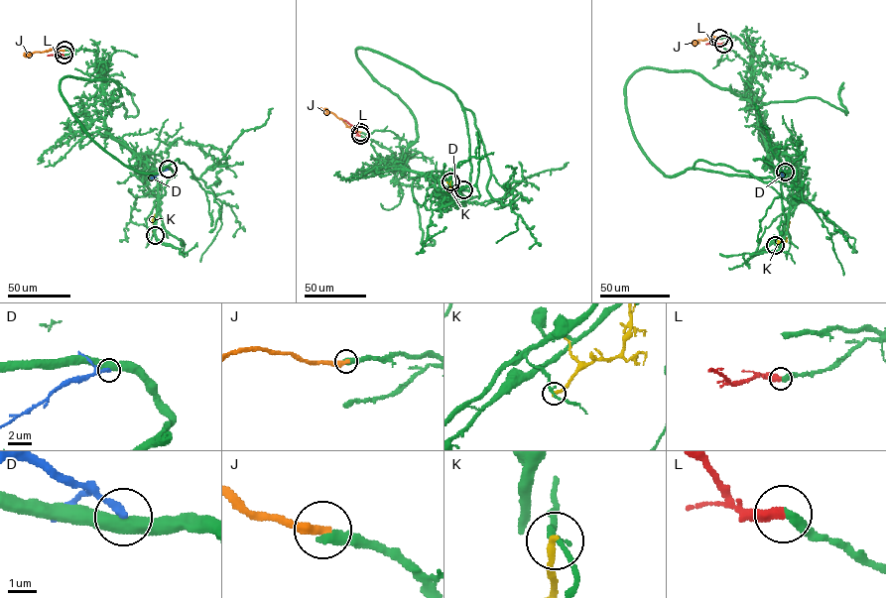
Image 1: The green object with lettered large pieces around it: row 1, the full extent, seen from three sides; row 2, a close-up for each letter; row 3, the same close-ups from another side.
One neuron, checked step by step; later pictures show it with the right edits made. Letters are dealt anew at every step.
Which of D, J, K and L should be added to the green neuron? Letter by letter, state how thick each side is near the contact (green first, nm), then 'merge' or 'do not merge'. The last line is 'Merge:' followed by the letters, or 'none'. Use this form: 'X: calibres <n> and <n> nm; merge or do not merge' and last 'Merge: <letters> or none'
D: calibres 500 and 240 nm; do not merge
J: calibres 400 and 360 nm; merge
K: calibres 170 and 220 nm; do not merge
L: calibres 400 and 420 nm; merge
Merge: J, L

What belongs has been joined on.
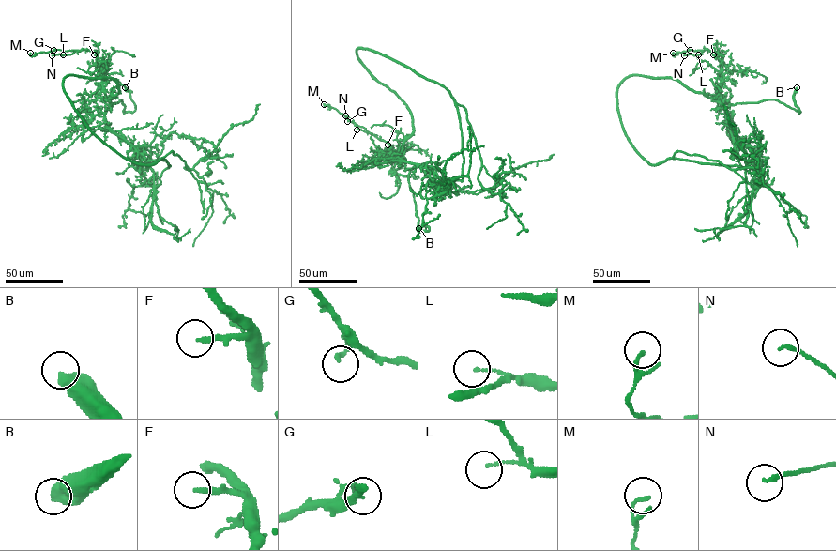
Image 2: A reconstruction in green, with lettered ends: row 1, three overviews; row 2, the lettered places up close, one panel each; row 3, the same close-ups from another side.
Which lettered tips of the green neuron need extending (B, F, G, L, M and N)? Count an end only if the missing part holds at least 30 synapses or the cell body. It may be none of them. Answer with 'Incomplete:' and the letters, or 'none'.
Incomplete: B, F

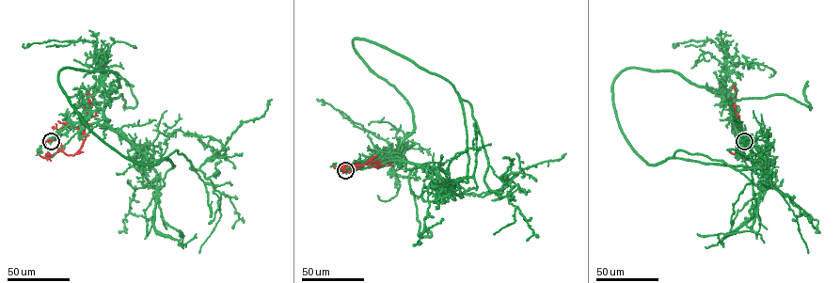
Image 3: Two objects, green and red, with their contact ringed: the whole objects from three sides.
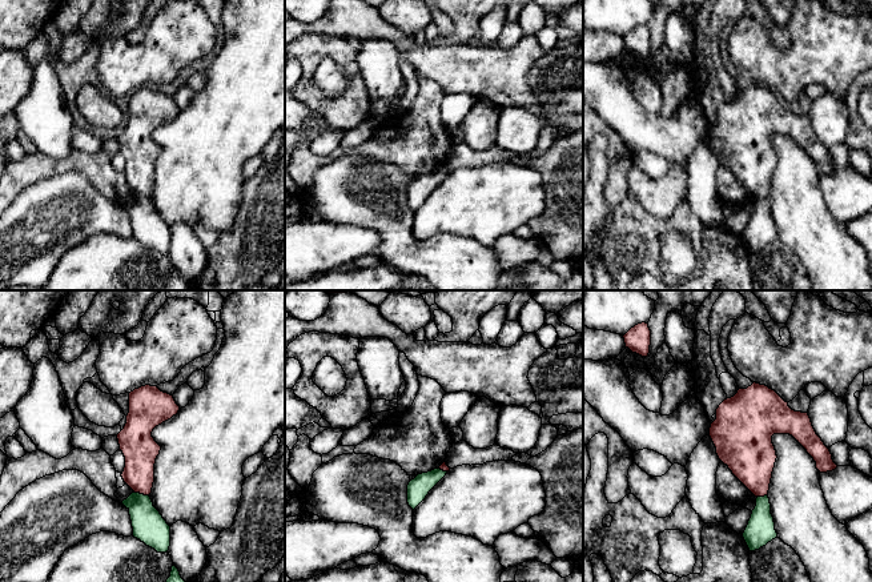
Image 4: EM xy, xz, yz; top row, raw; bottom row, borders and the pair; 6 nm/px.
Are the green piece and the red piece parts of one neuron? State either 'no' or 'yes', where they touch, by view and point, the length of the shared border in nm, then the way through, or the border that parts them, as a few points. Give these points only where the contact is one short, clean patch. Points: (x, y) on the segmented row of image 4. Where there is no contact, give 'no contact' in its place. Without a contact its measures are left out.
no; contact xy (141, 494); length 90 nm

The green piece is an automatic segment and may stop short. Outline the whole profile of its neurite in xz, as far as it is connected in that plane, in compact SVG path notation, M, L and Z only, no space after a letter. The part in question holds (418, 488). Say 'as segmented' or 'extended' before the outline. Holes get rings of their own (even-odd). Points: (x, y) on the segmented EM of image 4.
as segmented; M434 469L418 474L407 485L407 503L414 510L429 494L429 491L446 475L447 471Z

